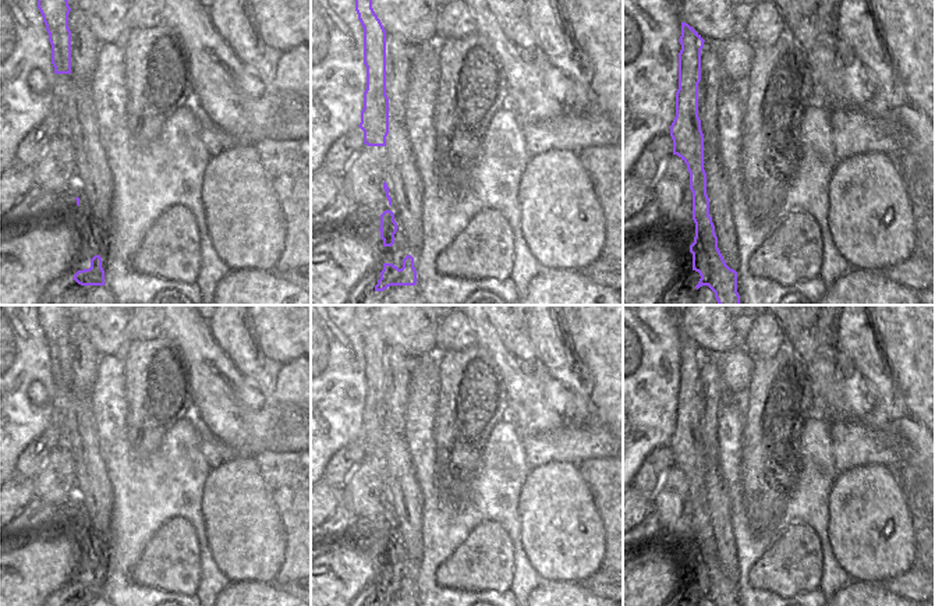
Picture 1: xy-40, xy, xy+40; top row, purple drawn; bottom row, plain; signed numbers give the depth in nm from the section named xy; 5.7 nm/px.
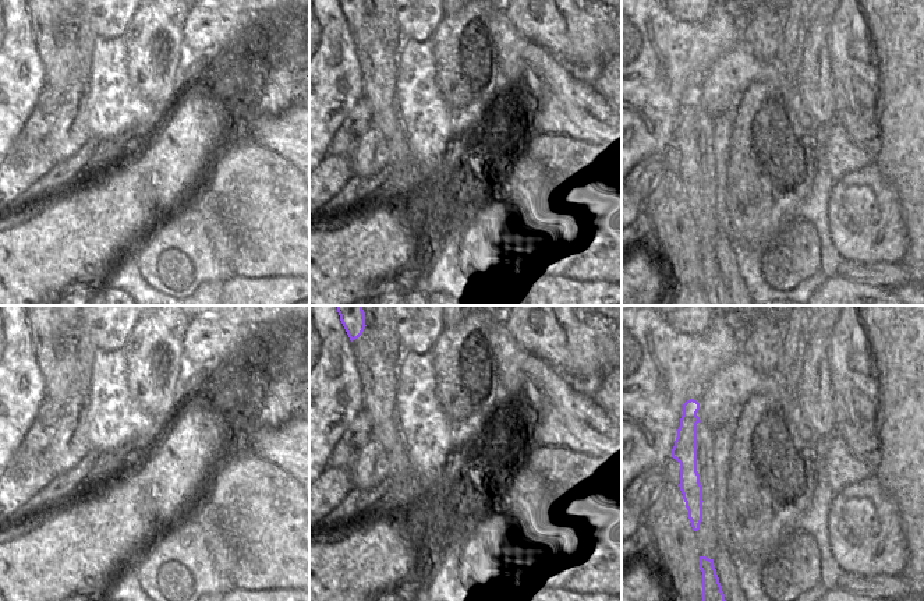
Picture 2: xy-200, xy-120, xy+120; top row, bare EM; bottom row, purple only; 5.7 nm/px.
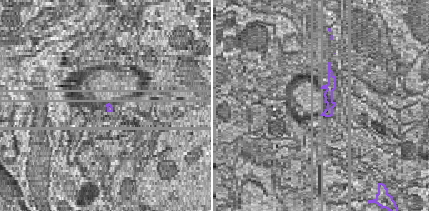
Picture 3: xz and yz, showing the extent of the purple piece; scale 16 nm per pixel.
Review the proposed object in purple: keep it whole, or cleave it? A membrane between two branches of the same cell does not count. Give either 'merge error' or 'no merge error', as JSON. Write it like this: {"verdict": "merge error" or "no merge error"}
{"verdict": "no merge error"}

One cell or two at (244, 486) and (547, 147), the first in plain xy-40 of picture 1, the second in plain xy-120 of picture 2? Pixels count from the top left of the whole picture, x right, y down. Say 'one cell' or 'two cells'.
two cells

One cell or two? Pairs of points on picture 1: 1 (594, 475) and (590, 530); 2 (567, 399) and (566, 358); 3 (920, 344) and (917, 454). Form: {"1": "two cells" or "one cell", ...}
{"1": "two cells", "2": "one cell", "3": "one cell"}

